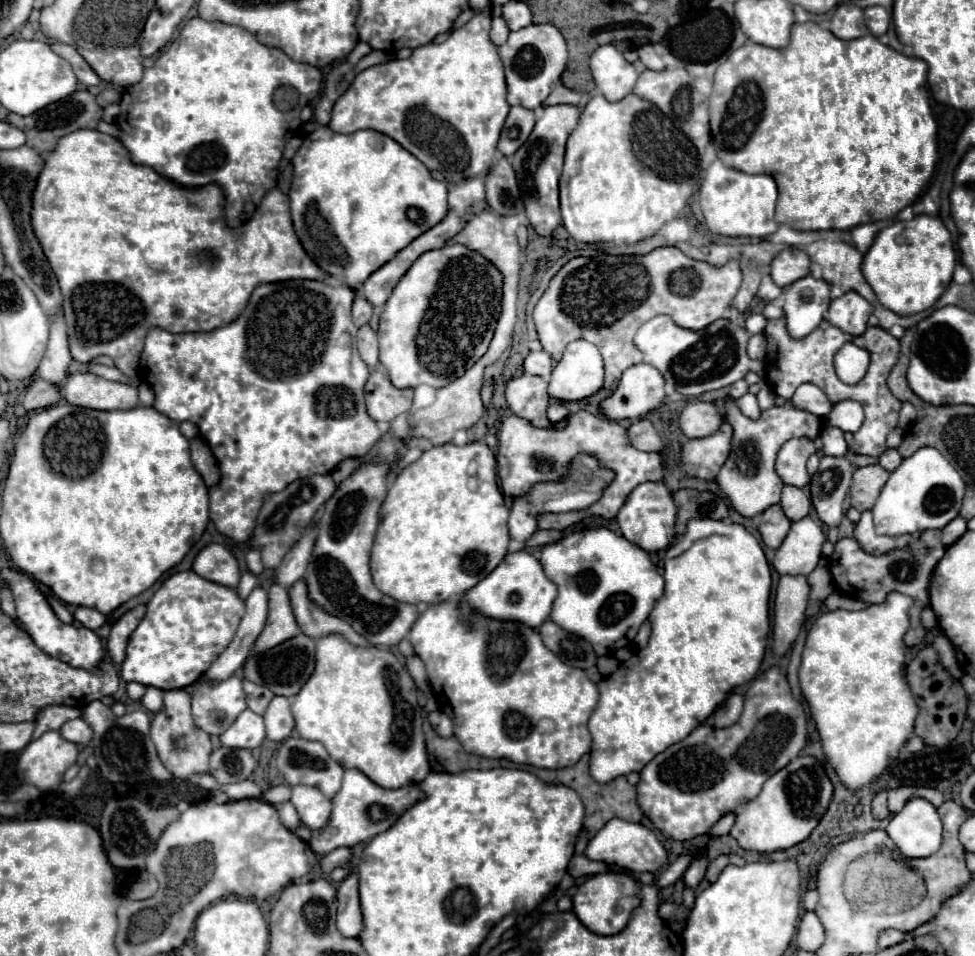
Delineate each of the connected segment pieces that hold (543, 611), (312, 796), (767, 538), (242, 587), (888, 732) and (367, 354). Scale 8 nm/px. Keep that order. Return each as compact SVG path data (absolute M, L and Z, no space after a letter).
M527 551L509 553L493 573L479 581L473 589L465 593L465 601L489 617L505 617L505 621L521 621L533 629L547 621L553 601L557 597L557 585L545 575L541 563Z
M295 785L291 803L295 805L301 823L311 831L317 831L329 823L331 817L331 801L317 789L307 785Z
M771 505L767 511L763 511L763 521L759 525L759 531L767 547L777 549L787 537L789 529L791 529L791 521L785 517L781 505Z
M243 573L243 577L241 577L241 583L239 583L239 587L237 587L237 591L239 591L239 597L241 599L247 599L249 597L249 593L253 591L257 587L257 577L253 575L253 573Z
M889 593L883 605L869 605L863 611L825 611L817 619L813 619L807 633L799 667L799 685L821 735L825 757L849 789L859 789L873 777L881 775L889 765L889 759L901 751L901 747L913 733L917 705L913 705L913 695L909 693L903 677L903 635L909 627L907 609L911 607L911 603L913 599L907 595Z
M369 325L361 327L357 333L357 349L361 353L361 359L369 365L369 369L375 369L379 365L379 345L377 345L377 333L371 331Z

